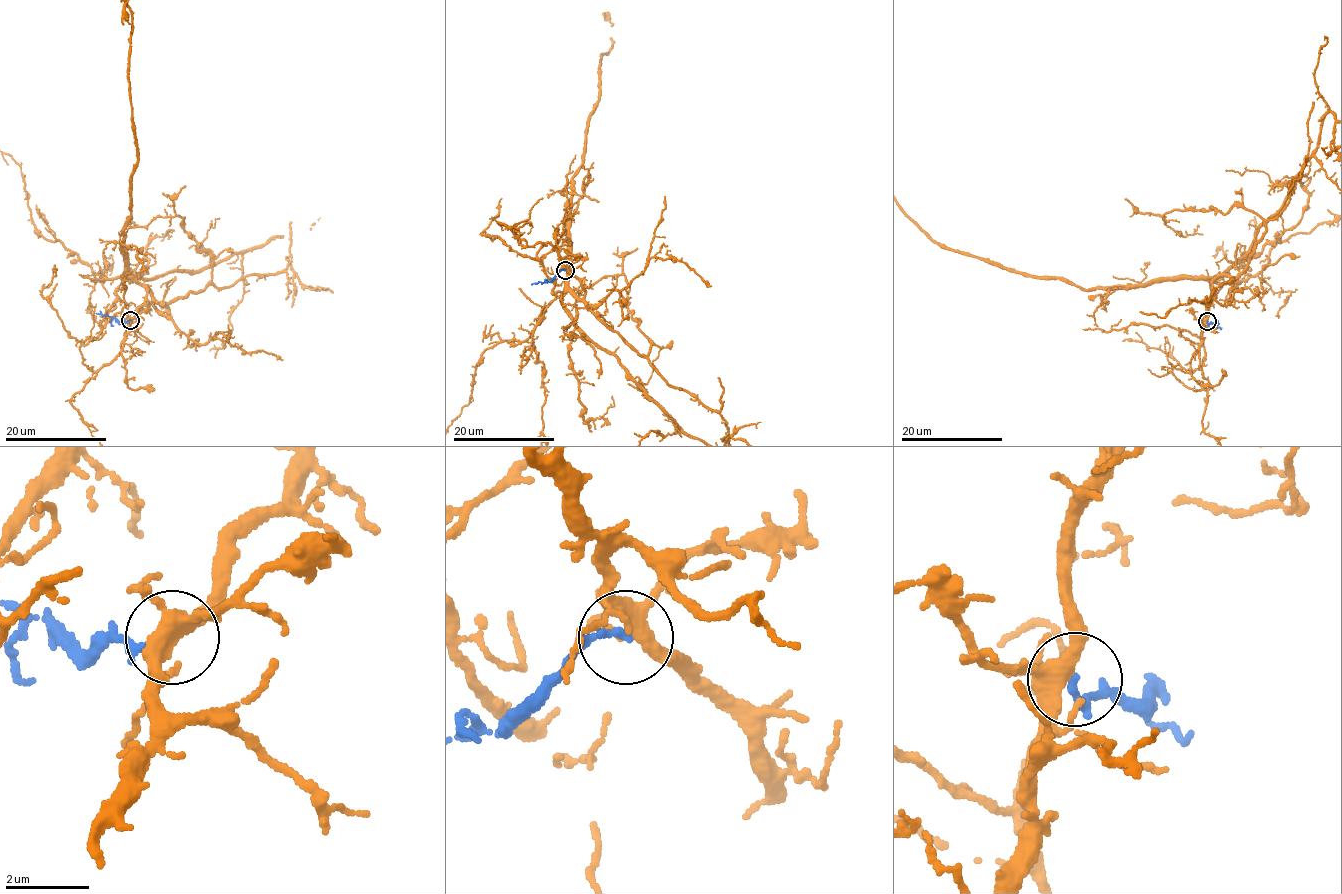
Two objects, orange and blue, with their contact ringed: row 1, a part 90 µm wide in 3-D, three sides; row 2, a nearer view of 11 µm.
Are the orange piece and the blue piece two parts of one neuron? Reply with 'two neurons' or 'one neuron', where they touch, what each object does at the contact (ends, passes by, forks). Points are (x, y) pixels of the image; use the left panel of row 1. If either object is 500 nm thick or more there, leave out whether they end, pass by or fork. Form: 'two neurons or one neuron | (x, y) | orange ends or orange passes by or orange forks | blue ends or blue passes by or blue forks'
two neurons | (130, 320) | orange forks | blue ends

